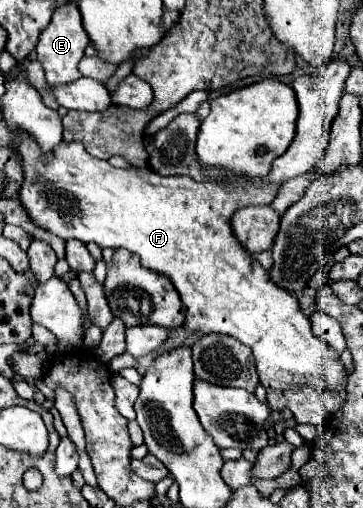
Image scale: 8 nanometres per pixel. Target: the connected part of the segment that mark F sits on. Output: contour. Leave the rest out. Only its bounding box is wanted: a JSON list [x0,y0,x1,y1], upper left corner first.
[18,134,346,392]

